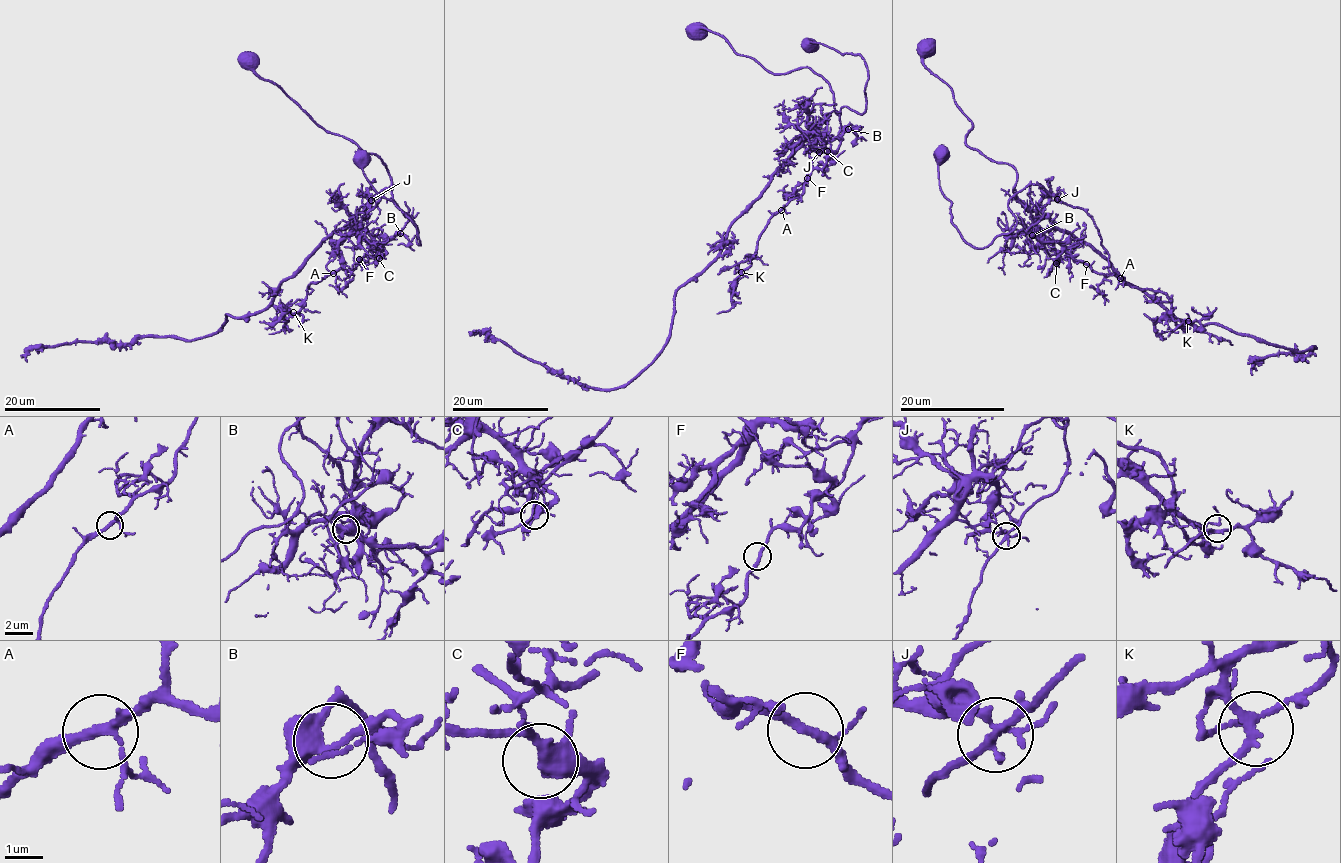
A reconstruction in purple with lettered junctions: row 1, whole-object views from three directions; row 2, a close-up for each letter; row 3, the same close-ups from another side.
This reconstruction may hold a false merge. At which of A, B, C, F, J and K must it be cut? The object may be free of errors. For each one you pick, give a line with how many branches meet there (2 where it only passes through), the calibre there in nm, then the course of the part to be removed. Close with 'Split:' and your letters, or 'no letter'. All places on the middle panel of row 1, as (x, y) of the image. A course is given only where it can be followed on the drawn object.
J: branches 4; calibre 220 nm; course (819, 152), (803, 184), (783, 195), (789, 199), (769, 220), (755, 256), (738, 265), (732, 307), (717, 313)
Split: J

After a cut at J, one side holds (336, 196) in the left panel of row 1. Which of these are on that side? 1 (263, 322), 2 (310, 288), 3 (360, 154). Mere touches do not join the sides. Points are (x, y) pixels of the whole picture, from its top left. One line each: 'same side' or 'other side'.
1: same side
2: other side
3: other side

